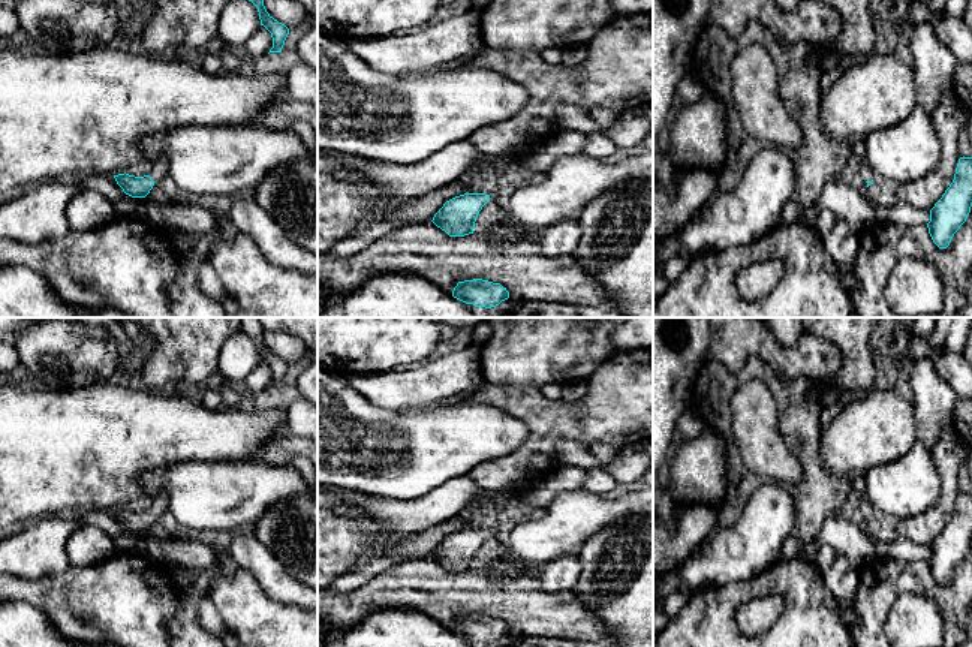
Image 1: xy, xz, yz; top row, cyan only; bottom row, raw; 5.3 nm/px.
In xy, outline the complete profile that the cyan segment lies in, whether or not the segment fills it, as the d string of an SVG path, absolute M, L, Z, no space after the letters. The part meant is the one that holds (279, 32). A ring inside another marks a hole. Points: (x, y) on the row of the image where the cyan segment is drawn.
M249 0L249 1L252 1L258 7L261 25L264 25L271 33L273 48L270 49L270 52L282 52L285 40L289 34L289 28L285 24L274 19L267 12L264 0Z

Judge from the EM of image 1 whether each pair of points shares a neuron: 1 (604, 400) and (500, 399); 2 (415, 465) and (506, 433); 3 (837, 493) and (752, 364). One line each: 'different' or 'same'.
1: same
2: same
3: same

